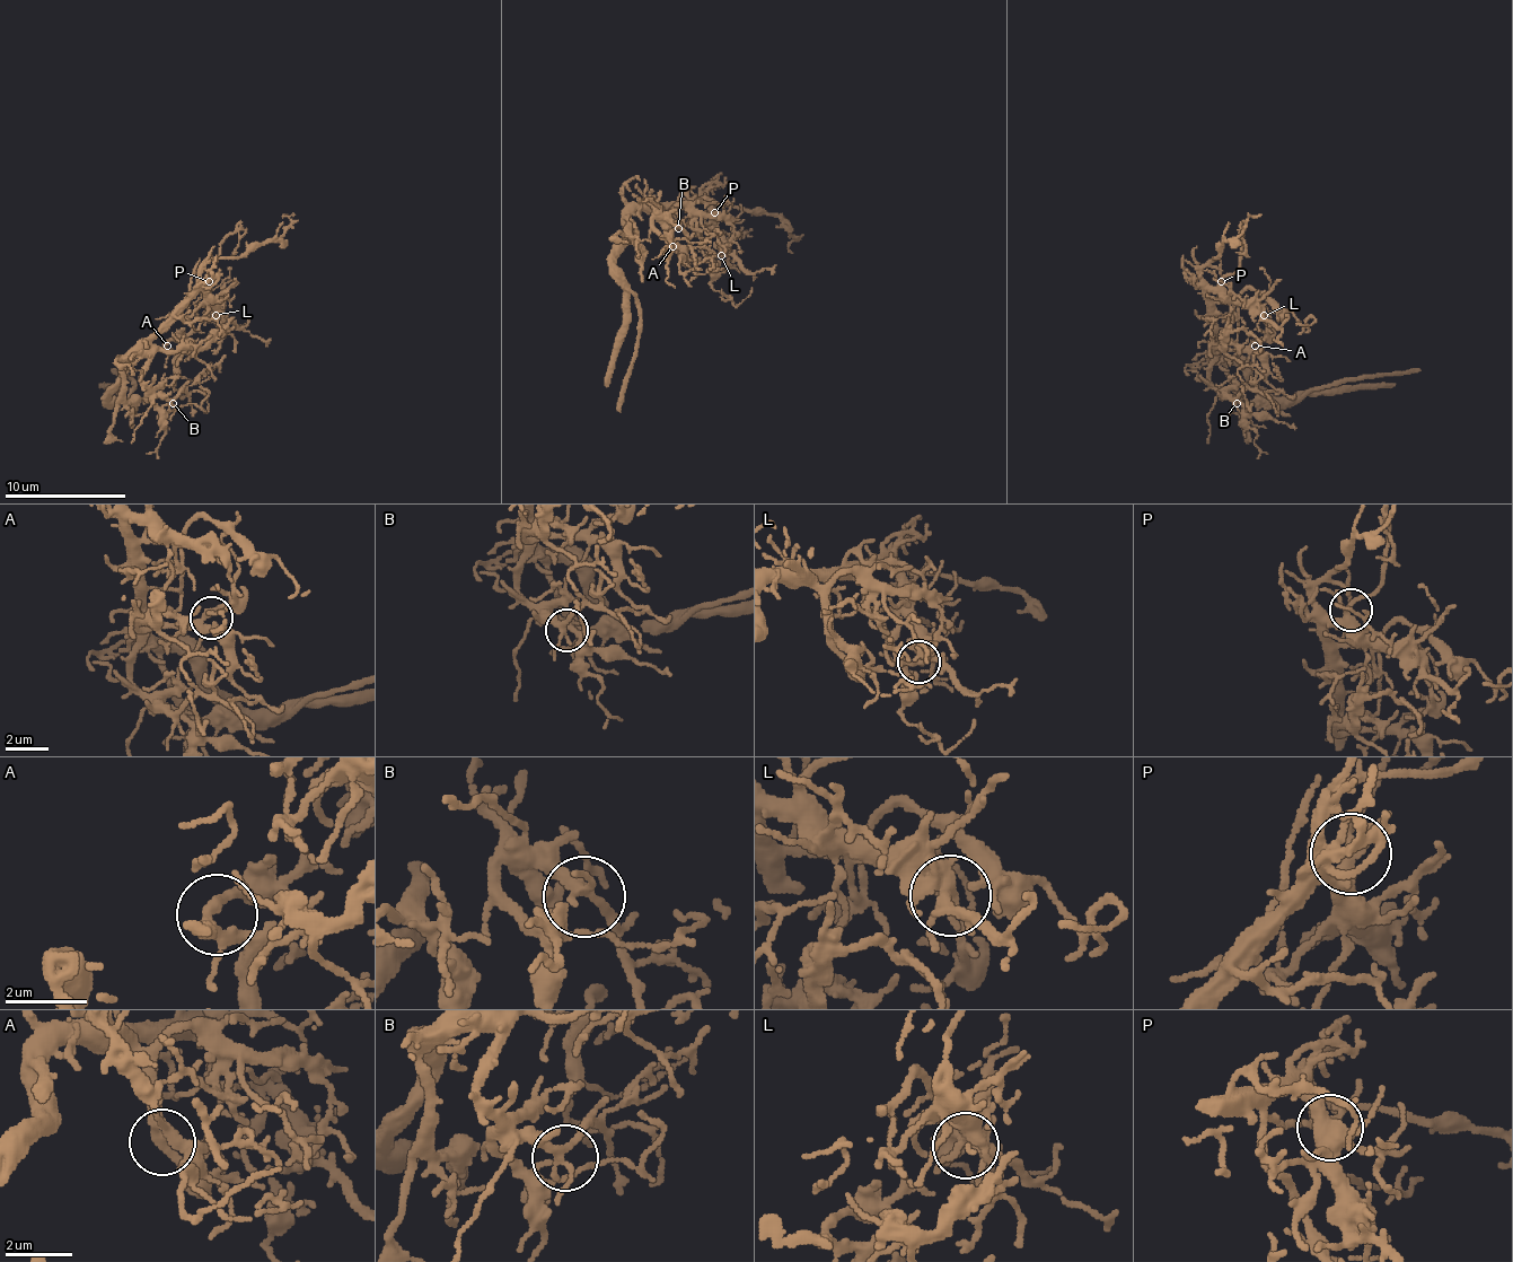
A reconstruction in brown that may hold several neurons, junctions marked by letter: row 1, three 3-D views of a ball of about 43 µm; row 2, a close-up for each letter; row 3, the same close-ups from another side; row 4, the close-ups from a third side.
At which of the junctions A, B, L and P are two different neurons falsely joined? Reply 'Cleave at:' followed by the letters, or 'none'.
Cleave at: none

